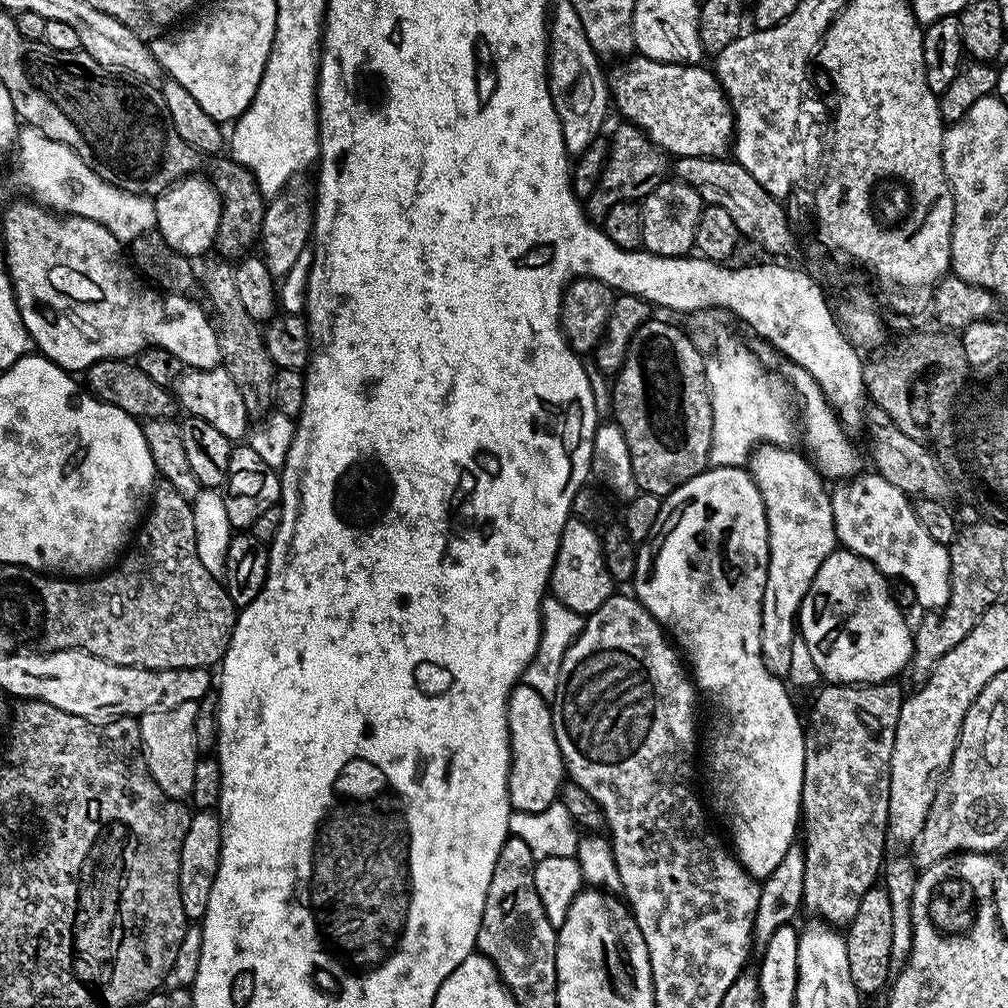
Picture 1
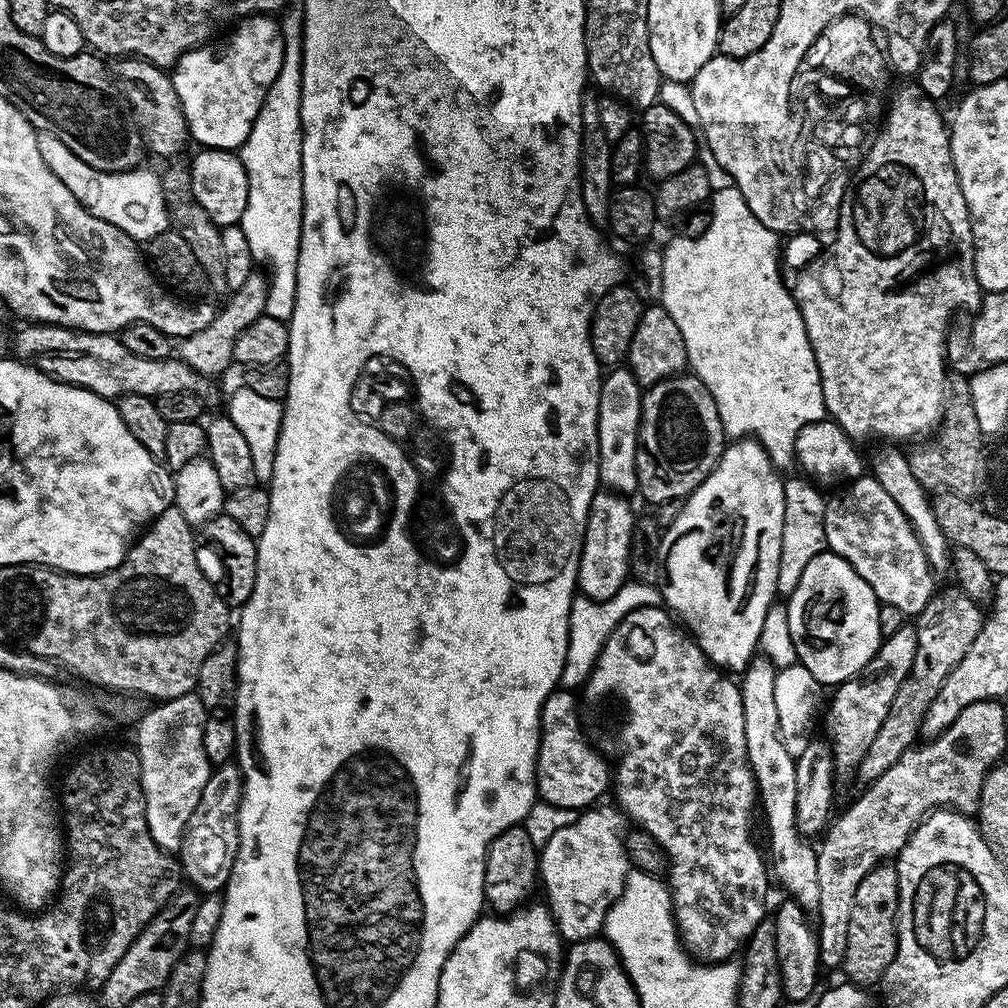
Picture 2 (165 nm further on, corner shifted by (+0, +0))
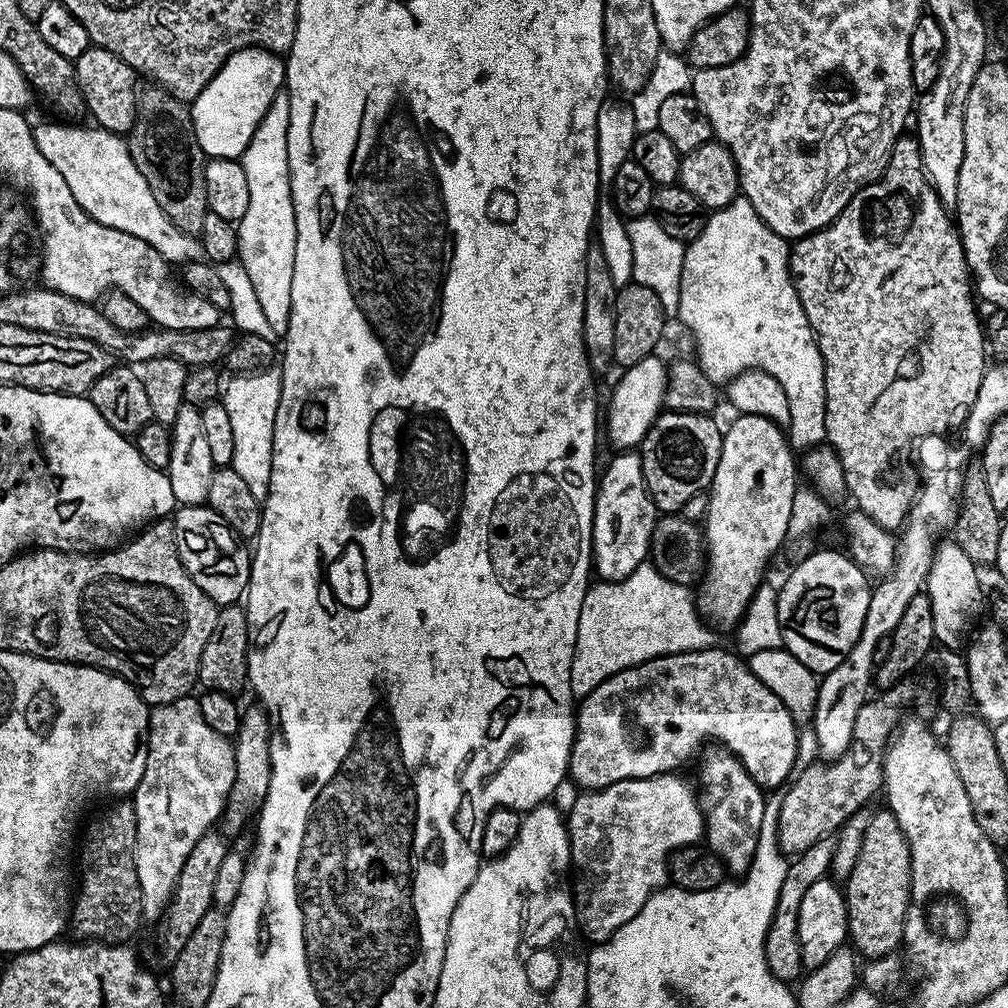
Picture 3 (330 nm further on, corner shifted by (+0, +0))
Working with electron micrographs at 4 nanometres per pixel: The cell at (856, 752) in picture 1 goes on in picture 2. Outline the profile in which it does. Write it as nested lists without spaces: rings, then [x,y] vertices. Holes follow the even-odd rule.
[[[906,622],[897,633],[881,641],[874,659],[861,675],[844,681],[833,691],[835,694],[828,710],[827,735],[832,745],[832,756],[836,759],[837,777],[844,778],[851,772],[853,775],[854,770],[859,769],[862,758],[866,758],[866,750],[870,750],[878,730],[882,730],[899,686],[909,676],[916,650],[917,630],[915,625]]]

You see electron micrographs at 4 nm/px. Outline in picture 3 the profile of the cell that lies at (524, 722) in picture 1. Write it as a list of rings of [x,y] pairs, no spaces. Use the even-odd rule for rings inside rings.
[[[720,647],[703,648],[697,652],[675,652],[669,656],[659,656],[653,660],[635,664],[633,668],[627,668],[618,674],[614,674],[606,682],[602,682],[597,686],[588,696],[583,697],[575,709],[576,737],[572,743],[572,753],[568,763],[568,776],[576,784],[577,788],[580,790],[595,790],[597,788],[605,788],[606,786],[614,786],[614,782],[622,782],[623,780],[637,780],[638,778],[650,778],[651,776],[675,773],[679,769],[676,768],[679,764],[686,763],[692,755],[695,757],[709,742],[715,742],[717,745],[723,746],[729,752],[735,754],[742,762],[744,769],[750,774],[750,778],[754,778],[754,782],[760,788],[776,790],[781,786],[787,785],[790,777],[793,775],[793,768],[795,766],[798,735],[797,721],[792,713],[788,712],[782,701],[752,673],[749,665],[735,651],[727,652],[726,649]]]

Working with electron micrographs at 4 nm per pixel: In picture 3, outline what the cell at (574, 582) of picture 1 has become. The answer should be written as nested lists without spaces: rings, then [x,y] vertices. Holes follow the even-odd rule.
[[[620,450],[616,457],[608,464],[608,469],[598,478],[596,490],[596,509],[592,519],[592,558],[594,572],[601,581],[625,580],[634,570],[638,570],[640,564],[649,559],[652,547],[652,531],[658,519],[658,513],[654,502],[648,496],[648,487],[642,474],[642,462],[639,451]]]

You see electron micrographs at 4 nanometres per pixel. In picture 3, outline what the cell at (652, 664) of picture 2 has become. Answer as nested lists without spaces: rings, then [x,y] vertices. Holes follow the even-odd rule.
[[[723,746],[709,747],[699,760],[699,787],[704,787],[708,792],[724,792],[724,797],[706,812],[706,847],[725,864],[729,873],[743,874],[752,865],[754,850],[758,846],[758,830],[762,830],[766,799],[765,789],[757,786],[740,759]]]

